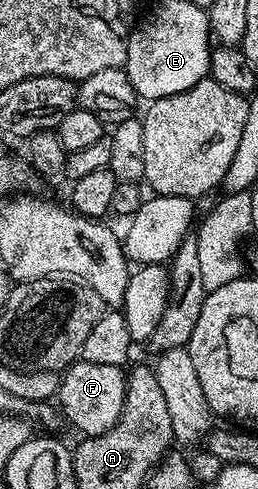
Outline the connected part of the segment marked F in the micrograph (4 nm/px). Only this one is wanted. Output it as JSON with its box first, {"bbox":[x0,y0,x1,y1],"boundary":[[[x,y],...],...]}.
{"bbox":[57,361,127,437],"boundary":[[[74,361],[62,370],[57,405],[64,418],[80,429],[80,434],[96,437],[112,429],[121,415],[127,379],[118,365]]]}

